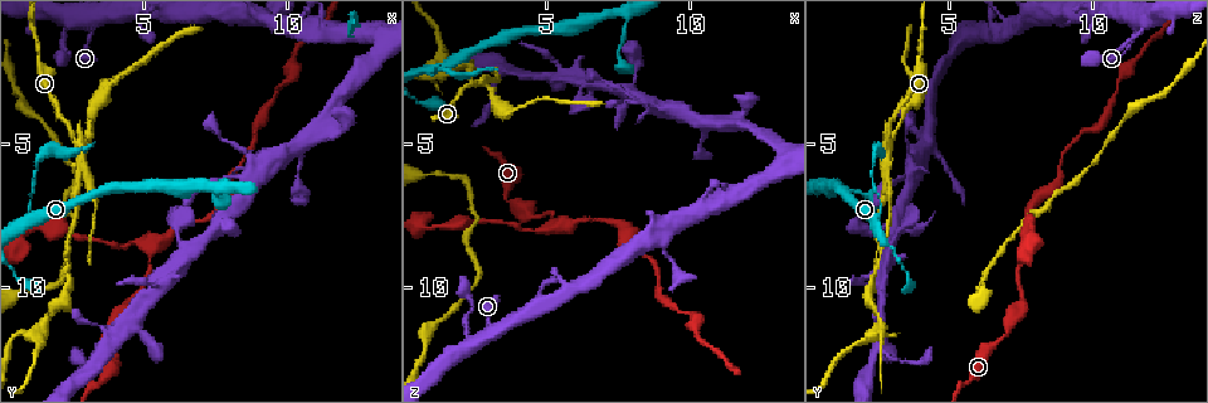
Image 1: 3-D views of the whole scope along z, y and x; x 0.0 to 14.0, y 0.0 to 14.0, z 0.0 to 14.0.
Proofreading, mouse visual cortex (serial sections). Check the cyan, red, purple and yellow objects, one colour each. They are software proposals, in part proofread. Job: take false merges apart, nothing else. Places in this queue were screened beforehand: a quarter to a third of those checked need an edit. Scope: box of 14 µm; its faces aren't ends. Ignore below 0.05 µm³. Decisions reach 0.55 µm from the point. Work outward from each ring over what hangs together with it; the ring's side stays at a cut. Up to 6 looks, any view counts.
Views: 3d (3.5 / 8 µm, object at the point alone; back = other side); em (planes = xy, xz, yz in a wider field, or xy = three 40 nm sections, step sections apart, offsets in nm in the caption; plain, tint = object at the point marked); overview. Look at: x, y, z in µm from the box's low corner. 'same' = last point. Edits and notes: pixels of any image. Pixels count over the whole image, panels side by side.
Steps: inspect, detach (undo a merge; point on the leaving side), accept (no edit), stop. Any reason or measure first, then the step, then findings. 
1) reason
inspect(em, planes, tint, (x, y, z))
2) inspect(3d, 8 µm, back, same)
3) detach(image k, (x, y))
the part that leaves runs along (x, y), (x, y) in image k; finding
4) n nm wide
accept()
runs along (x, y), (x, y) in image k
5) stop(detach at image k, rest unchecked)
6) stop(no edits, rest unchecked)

four or more arms meet
inspect(3d, 3.5 µm, back, (8.8, 6.4, 3.7))

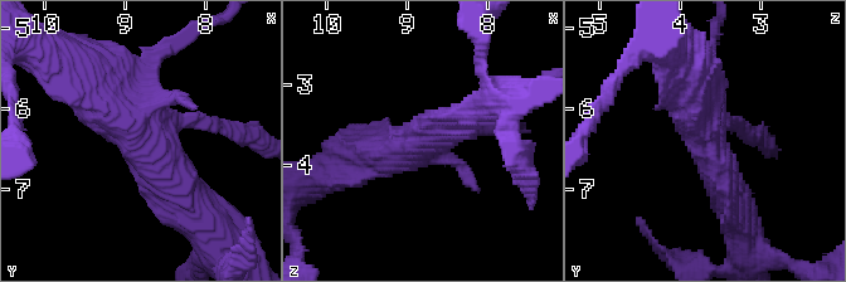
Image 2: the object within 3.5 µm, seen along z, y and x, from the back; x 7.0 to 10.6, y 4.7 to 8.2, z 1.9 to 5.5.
shape alone is not enough
inspect(em, xy, step 2, tint, (8.75, 6.40, 3.65))

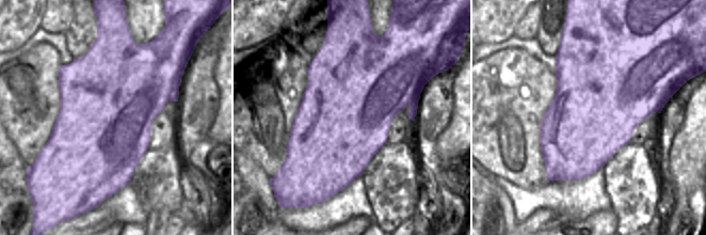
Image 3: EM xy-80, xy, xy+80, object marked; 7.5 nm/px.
750 nm wide
accept()
runs along (82, 76), (147, 141), (190, 203) in image 2; continuous, no second cell

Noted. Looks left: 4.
abrupt turn
inspect(3d, 3.5 µm, (2.7, 5.0, 2.8))

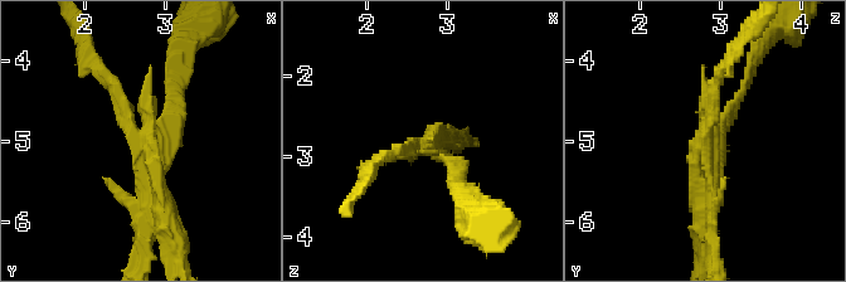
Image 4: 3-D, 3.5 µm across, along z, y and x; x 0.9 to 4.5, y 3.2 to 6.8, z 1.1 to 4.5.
inspect(em, xy, step 3, tint, (2.70, 4.95, 2.80))

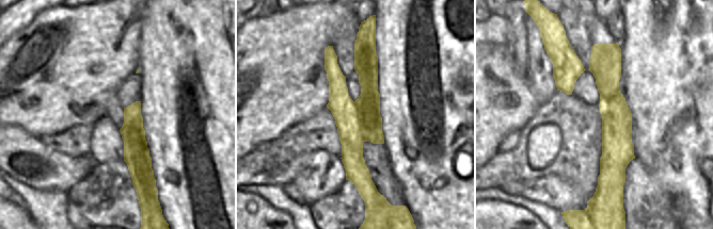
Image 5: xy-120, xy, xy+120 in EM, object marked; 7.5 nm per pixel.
detach(image 4, (710, 168))
the part that leaves runs along (709, 126), (696, 184), (713, 231) in image 4; a second cell is stuck on

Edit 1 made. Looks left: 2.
stop(detach at image 4, rest unchecked)

